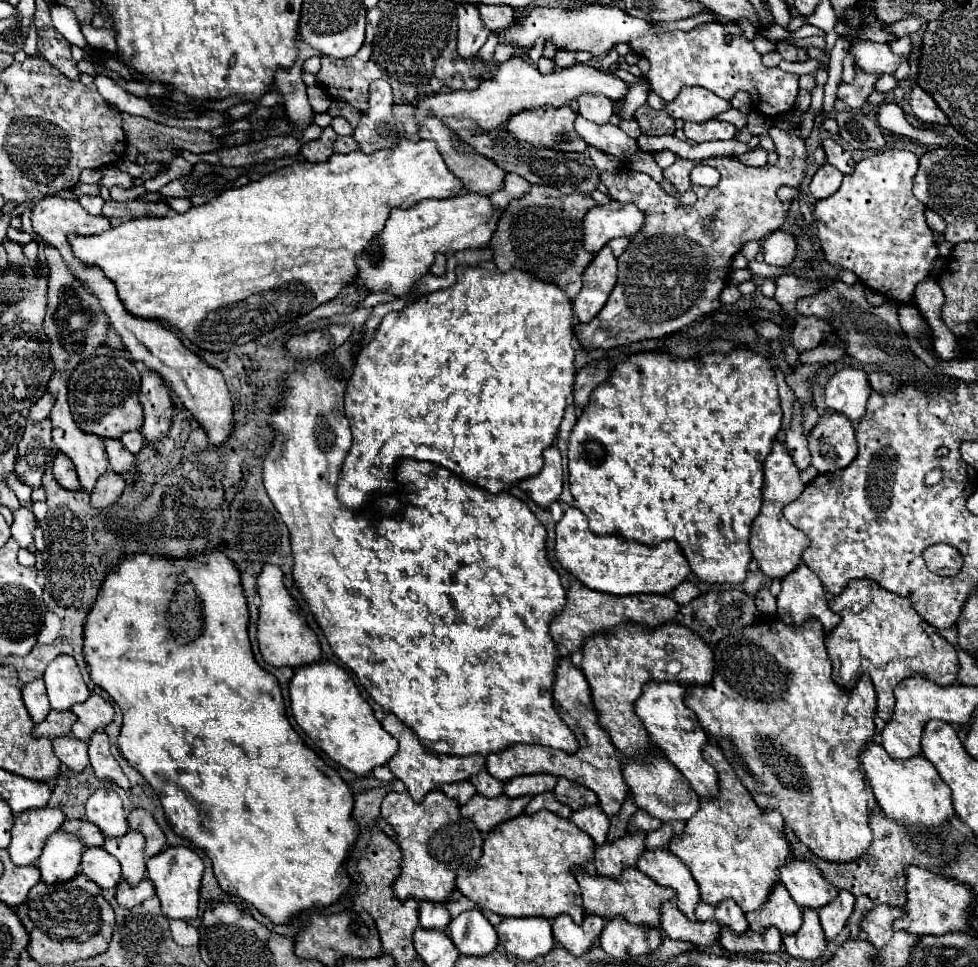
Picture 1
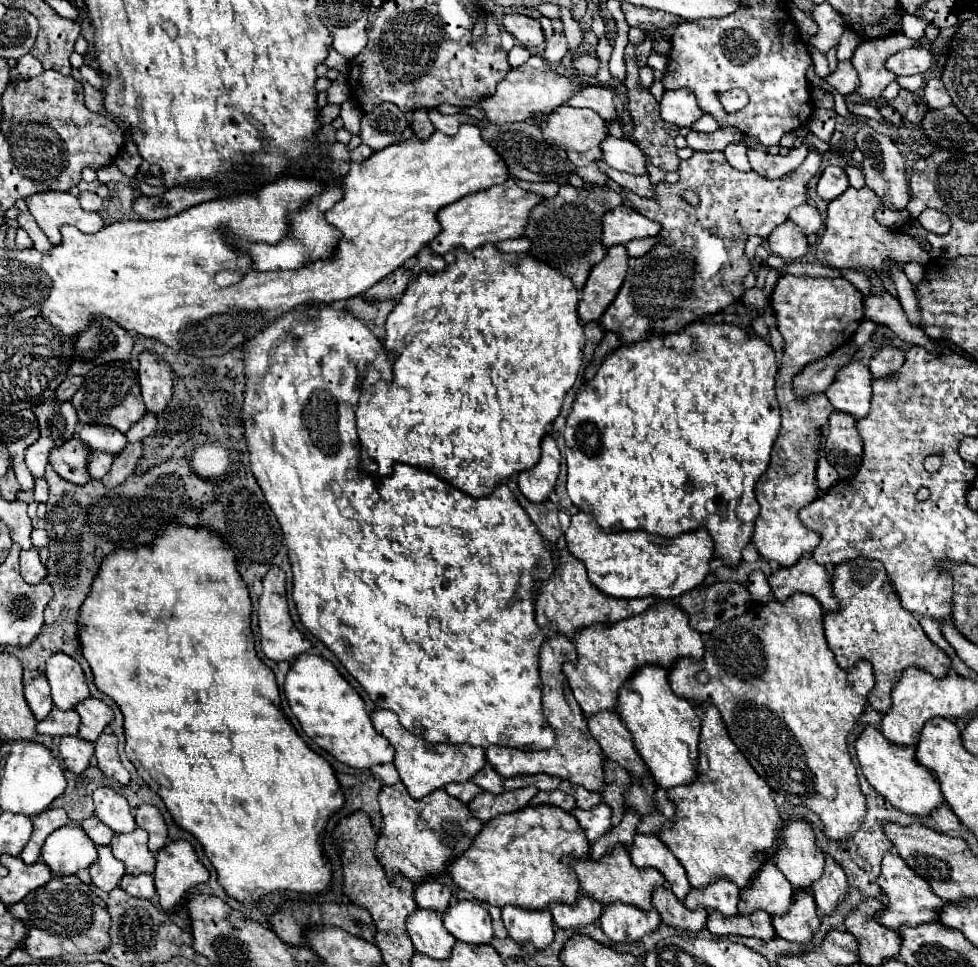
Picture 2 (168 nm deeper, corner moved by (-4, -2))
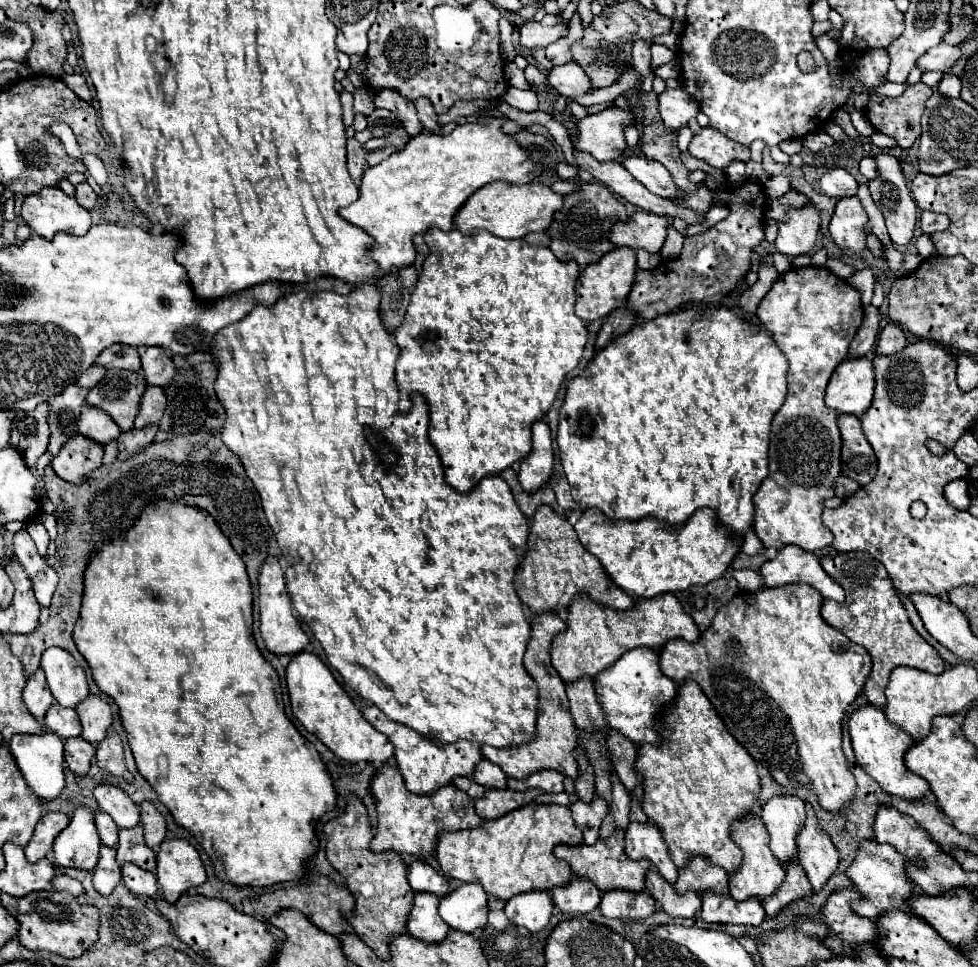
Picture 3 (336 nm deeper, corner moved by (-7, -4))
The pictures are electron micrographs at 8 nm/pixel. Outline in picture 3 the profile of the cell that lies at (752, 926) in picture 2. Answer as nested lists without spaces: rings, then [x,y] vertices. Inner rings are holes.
[[[701,894],[701,902],[701,918],[705,922],[759,926],[765,918],[765,910],[757,898],[749,898],[749,902],[737,902],[731,896],[721,898],[721,894]]]

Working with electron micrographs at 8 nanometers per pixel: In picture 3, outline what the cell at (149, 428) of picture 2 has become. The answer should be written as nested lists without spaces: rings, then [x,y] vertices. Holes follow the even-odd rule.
[[[147,386],[143,396],[141,396],[141,404],[139,404],[139,412],[137,412],[137,418],[135,418],[135,426],[143,428],[147,424],[159,422],[163,412],[165,412],[165,406],[167,406],[165,390],[157,388],[157,386],[155,388]]]

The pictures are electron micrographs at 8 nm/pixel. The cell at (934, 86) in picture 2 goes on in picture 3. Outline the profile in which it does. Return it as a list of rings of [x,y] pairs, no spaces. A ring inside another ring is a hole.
[[[947,72],[947,74],[943,76],[943,80],[941,80],[941,84],[937,86],[937,90],[939,90],[943,96],[947,96],[947,98],[959,98],[961,80],[959,80],[955,74]]]

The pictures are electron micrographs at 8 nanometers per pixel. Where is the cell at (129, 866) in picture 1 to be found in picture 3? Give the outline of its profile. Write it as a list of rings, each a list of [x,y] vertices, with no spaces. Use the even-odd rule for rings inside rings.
[[[137,824],[135,828],[129,828],[129,830],[119,830],[117,862],[121,866],[131,862],[143,870],[155,872],[155,852],[145,844],[141,824]]]

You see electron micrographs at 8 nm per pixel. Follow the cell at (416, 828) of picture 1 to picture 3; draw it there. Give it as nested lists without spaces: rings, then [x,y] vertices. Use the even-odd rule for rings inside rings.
[[[385,764],[373,776],[371,792],[377,806],[377,828],[371,840],[373,852],[395,850],[423,860],[435,850],[439,832],[477,828],[477,824],[483,822],[475,812],[475,802],[463,790],[457,790],[453,784],[449,784],[441,786],[441,790],[433,790],[433,794],[413,794],[405,788],[401,772],[389,764]]]

